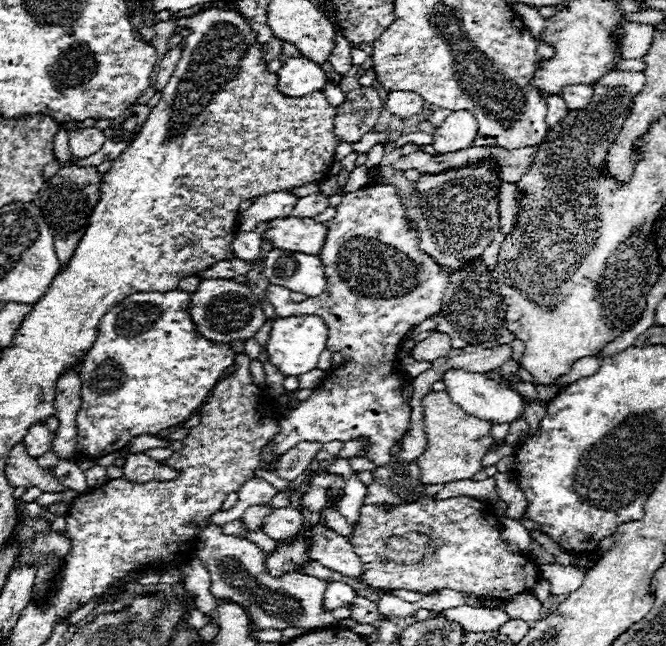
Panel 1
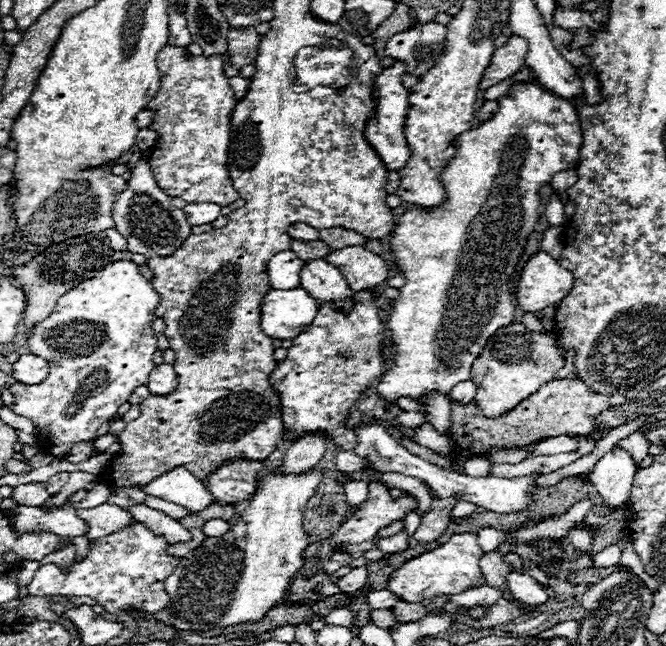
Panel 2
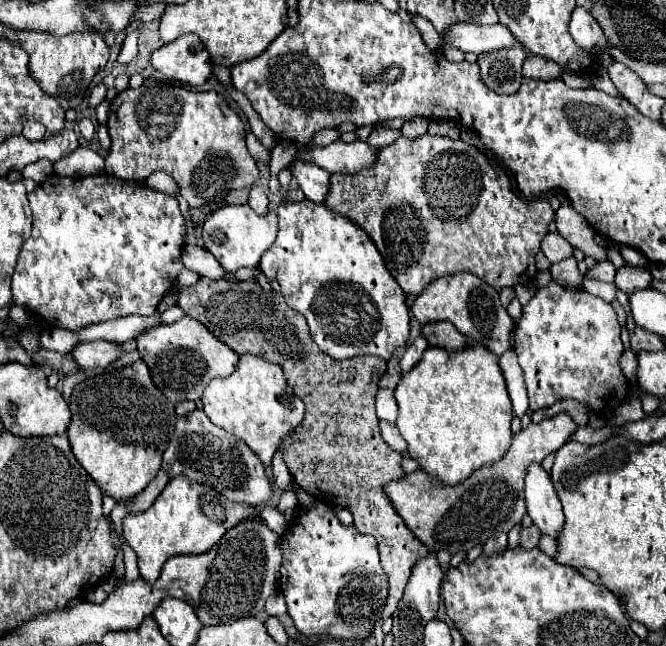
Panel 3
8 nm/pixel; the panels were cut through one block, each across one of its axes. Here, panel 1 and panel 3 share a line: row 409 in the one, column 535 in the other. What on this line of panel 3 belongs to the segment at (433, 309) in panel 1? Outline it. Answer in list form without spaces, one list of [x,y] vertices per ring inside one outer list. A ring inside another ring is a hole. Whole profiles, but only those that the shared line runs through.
[[[556,282],[536,290],[514,330],[514,352],[524,370],[532,410],[572,398],[586,404],[590,412],[608,414],[628,398],[628,380],[620,368],[624,346],[616,312],[586,290],[562,288]]]

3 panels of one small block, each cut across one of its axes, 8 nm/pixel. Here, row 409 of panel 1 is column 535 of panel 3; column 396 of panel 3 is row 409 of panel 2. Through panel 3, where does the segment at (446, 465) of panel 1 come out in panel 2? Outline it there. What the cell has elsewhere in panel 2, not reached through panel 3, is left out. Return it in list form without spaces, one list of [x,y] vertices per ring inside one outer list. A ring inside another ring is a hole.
[[[518,322],[504,326],[488,340],[482,354],[474,362],[472,380],[476,384],[476,404],[484,416],[498,418],[510,412],[510,408],[516,408],[516,404],[520,404],[528,396],[532,396],[532,392],[536,392],[540,386],[556,378],[562,366],[564,360],[554,346],[552,334],[528,332]]]

